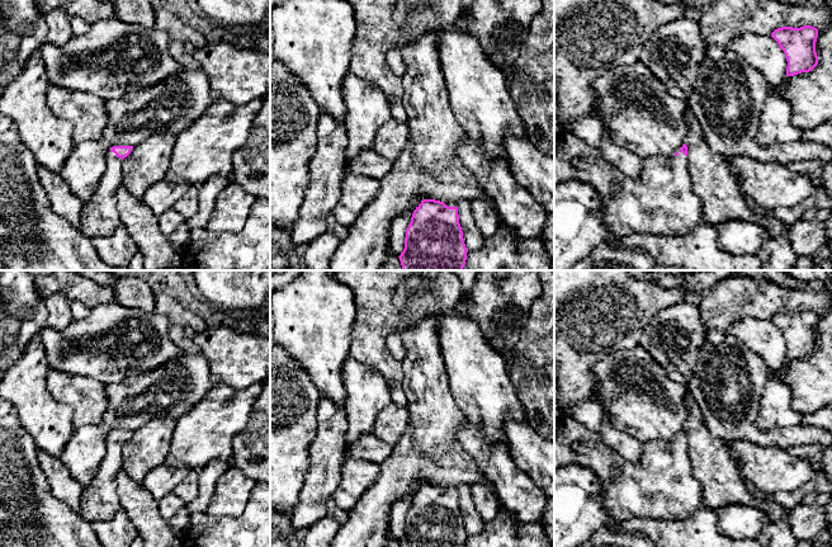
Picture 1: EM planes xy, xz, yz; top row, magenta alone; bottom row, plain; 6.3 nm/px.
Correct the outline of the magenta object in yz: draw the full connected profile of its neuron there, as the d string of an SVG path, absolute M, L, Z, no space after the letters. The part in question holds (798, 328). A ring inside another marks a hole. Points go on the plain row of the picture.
M812 310L800 312L781 311L771 317L784 335L788 352L786 360L809 357L818 349L816 326L818 313Z

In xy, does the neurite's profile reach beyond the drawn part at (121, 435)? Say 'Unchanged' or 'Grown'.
Grown

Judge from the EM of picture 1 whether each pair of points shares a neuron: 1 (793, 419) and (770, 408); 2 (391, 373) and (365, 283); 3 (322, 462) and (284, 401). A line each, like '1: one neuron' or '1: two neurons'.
1: one neuron
2: one neuron
3: two neurons

